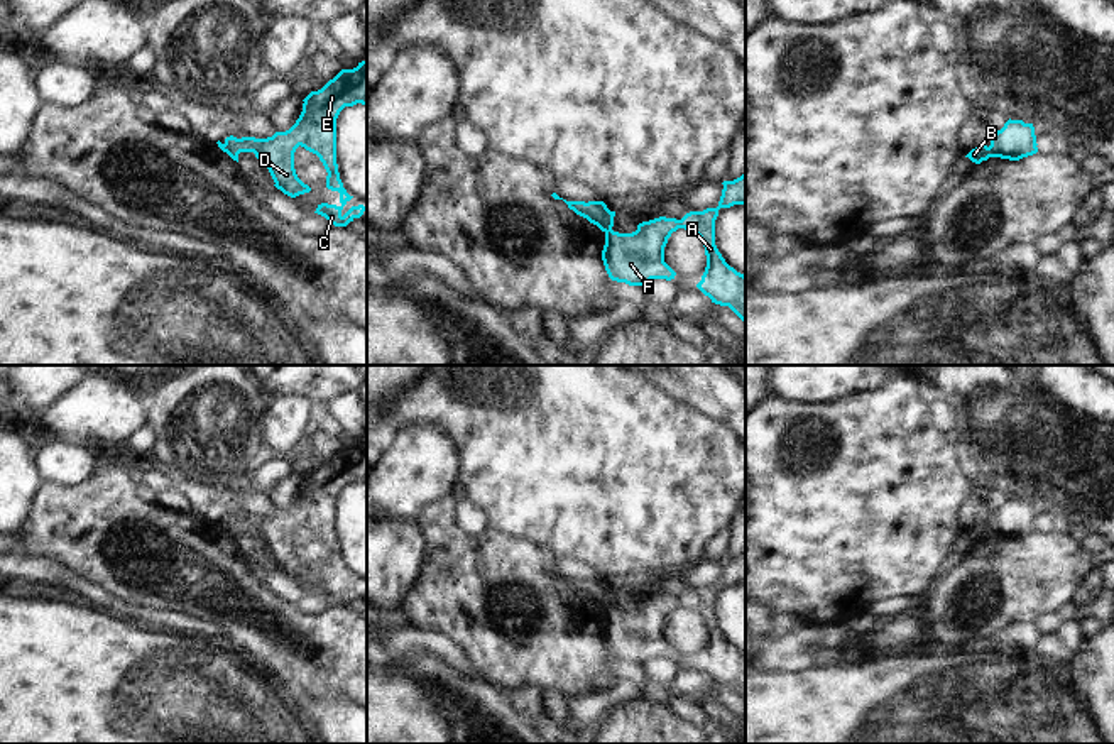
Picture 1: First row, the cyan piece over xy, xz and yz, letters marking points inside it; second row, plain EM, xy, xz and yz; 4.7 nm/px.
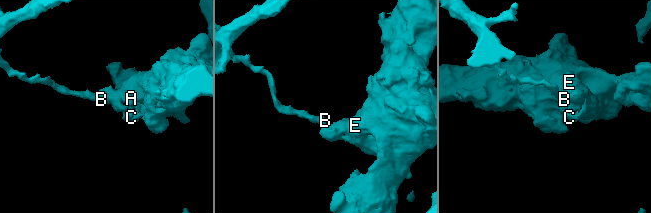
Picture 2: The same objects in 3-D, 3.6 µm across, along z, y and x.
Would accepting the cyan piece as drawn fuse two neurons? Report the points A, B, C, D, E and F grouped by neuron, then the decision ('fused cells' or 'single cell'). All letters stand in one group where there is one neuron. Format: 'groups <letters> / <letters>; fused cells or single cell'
groups A C D E F / B; fused cells

